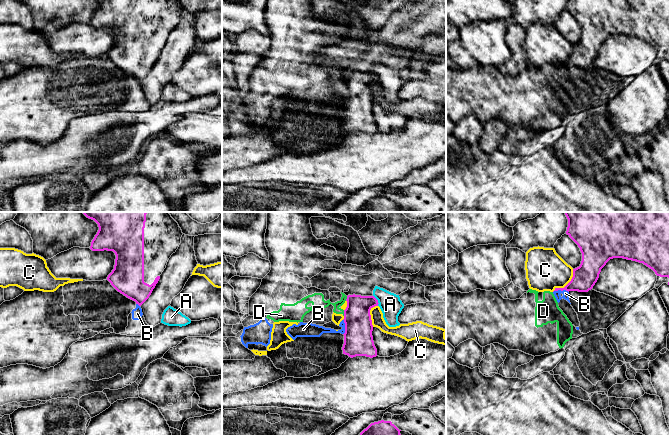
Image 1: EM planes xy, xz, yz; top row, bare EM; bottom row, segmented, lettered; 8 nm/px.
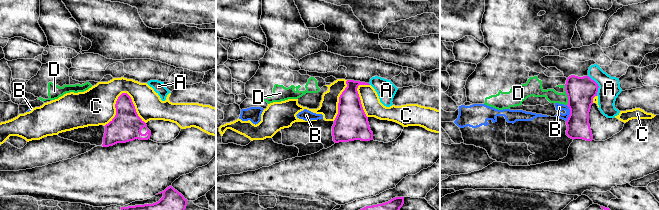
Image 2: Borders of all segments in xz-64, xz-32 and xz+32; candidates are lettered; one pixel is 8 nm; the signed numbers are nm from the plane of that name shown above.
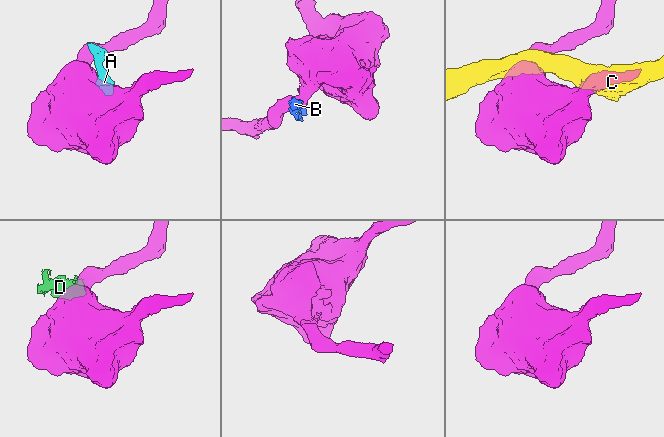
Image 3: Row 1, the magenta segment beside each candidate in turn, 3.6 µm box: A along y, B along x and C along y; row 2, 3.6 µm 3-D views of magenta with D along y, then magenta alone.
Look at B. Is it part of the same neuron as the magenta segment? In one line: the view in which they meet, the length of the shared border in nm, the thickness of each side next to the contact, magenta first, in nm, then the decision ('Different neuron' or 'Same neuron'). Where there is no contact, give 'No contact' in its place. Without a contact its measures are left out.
Touches magenta in yz. Shared border 130 nm. Thickness 200 nm (magenta) against 50 nm. Different neuron

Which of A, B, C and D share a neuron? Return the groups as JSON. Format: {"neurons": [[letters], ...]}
{"neurons": [["A"], ["B", "D"], ["C"]]}

